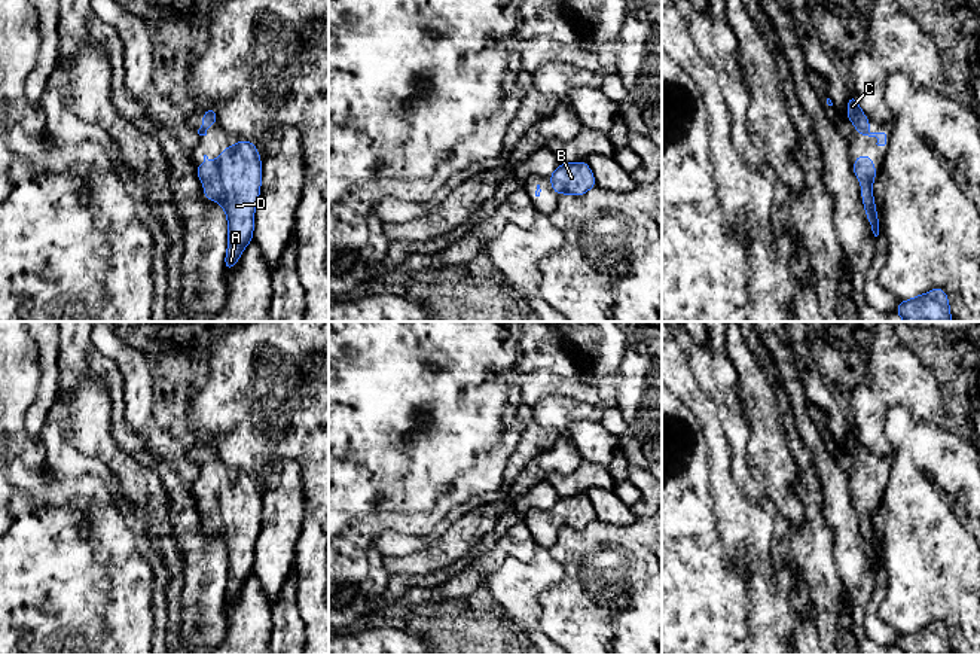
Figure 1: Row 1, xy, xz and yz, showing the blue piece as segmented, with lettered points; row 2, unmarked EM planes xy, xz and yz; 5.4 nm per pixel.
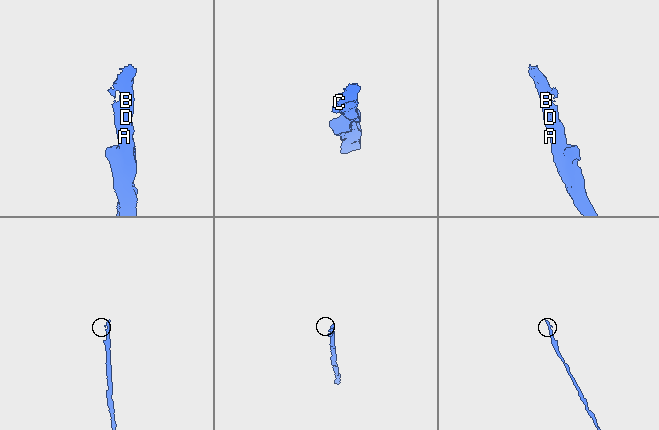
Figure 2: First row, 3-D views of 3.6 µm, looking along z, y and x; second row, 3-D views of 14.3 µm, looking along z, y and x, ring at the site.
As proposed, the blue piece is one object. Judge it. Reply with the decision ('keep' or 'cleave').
keep

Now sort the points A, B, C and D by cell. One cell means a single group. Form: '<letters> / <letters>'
A B C D

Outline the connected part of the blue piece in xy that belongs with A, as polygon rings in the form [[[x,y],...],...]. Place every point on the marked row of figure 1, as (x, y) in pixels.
[[[239,140],[235,146],[222,150],[216,161],[204,155],[204,164],[195,167],[204,185],[204,196],[219,202],[228,219],[228,252],[225,256],[225,271],[231,271],[242,256],[244,247],[253,241],[254,210],[260,196],[262,159],[259,149],[248,140]]]

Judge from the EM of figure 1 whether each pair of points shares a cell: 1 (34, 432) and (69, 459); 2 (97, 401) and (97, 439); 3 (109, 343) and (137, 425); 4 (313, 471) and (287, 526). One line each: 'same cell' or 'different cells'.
1: different cells
2: same cell
3: same cell
4: different cells

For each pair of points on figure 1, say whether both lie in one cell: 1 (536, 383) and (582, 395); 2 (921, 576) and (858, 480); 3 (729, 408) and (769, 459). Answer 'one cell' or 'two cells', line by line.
1: one cell
2: two cells
3: two cells

